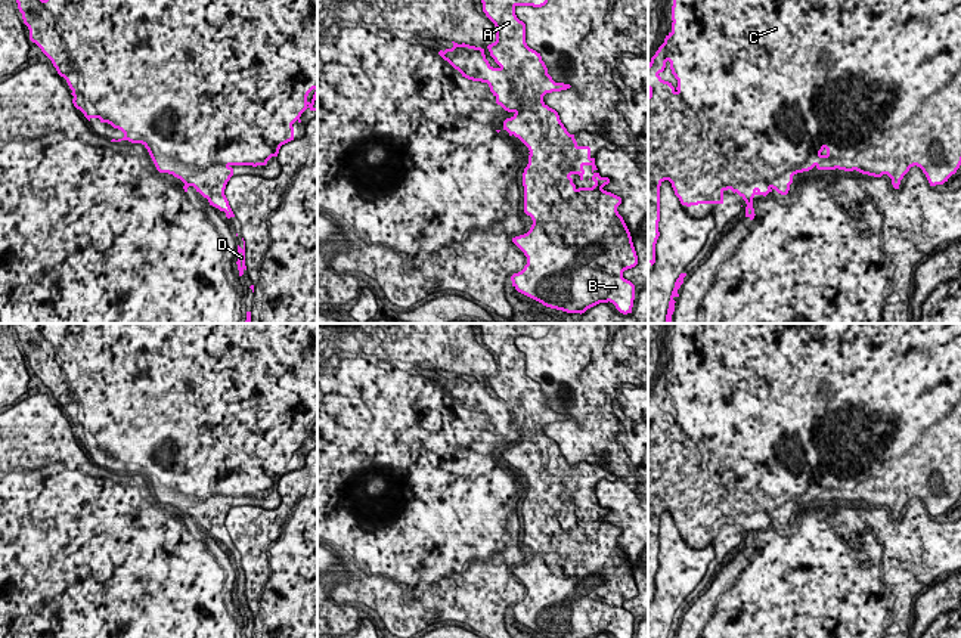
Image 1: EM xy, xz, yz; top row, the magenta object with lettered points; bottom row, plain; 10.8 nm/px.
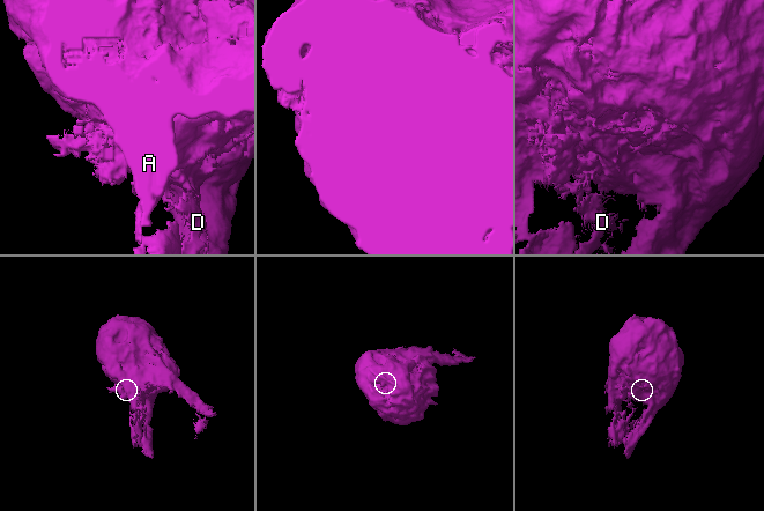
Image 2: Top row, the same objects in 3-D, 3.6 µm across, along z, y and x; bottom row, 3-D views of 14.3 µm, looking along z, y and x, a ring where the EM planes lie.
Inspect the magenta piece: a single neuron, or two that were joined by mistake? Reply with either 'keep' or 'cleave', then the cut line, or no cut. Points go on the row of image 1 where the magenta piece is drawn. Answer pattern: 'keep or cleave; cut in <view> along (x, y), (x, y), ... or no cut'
cleave; cut in xz along (543, 102), (523, 126), (533, 138), (532, 149)

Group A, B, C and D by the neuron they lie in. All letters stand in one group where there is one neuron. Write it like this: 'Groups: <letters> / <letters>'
Groups: A B C / D

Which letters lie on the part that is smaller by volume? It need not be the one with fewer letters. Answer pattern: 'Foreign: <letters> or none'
Foreign: D

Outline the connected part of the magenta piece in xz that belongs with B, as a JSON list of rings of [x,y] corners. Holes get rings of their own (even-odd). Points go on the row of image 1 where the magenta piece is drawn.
[[[481,0],[483,12],[496,27],[496,41],[489,44],[490,56],[499,65],[493,68],[486,59],[484,49],[458,44],[452,49],[440,50],[438,55],[447,61],[462,77],[487,83],[496,97],[496,103],[512,112],[512,118],[503,121],[503,130],[515,136],[520,124],[517,111],[524,106],[530,109],[531,120],[542,117],[542,124],[523,124],[523,130],[530,130],[534,137],[534,148],[530,149],[528,164],[523,173],[524,213],[531,217],[533,224],[524,235],[512,238],[512,242],[527,257],[527,264],[511,276],[512,287],[542,303],[546,307],[567,313],[585,313],[599,303],[613,303],[623,313],[632,313],[635,300],[635,285],[623,278],[623,272],[638,264],[638,255],[630,232],[619,214],[617,207],[621,198],[604,191],[610,183],[608,177],[601,177],[596,171],[595,158],[590,157],[589,146],[579,146],[574,134],[570,134],[552,108],[543,108],[543,96],[552,92],[567,90],[571,86],[555,83],[548,74],[548,68],[540,53],[526,43],[526,24],[515,15],[515,7],[508,0]],[[585,165],[592,167],[592,188],[576,188],[571,174],[579,174],[583,180]]]

